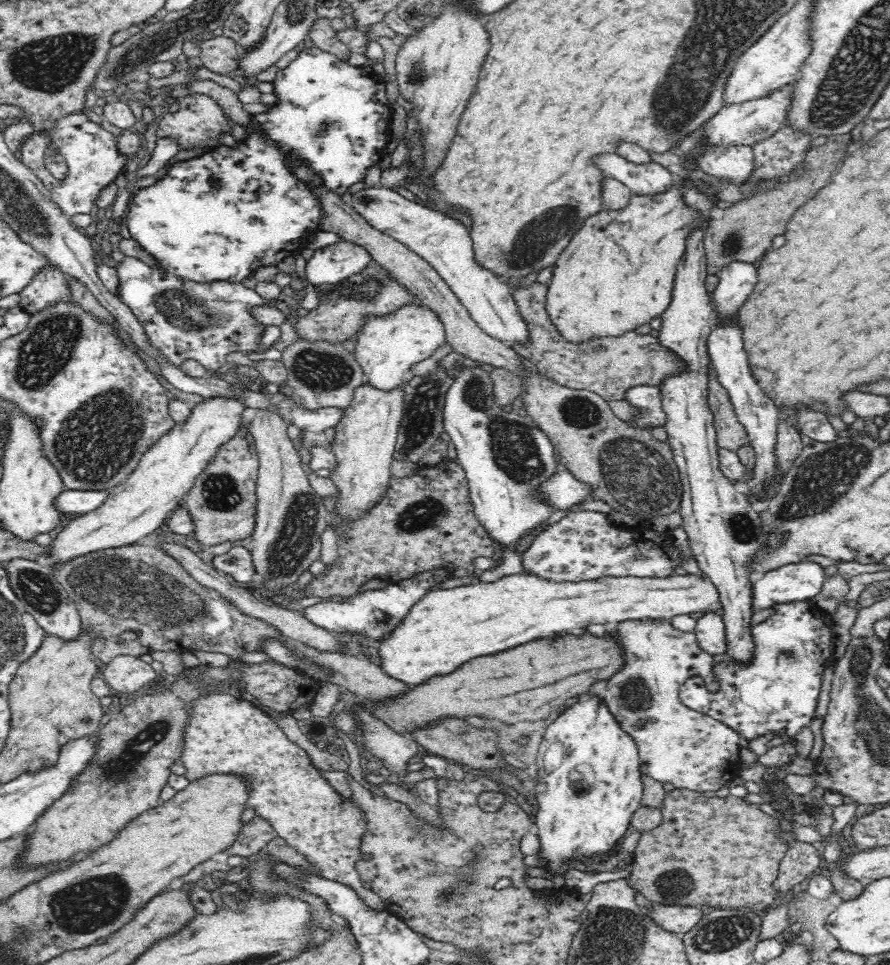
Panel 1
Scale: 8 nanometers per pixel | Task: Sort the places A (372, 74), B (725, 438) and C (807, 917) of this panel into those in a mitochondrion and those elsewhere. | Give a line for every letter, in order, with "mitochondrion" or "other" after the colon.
A: other
B: other
C: other

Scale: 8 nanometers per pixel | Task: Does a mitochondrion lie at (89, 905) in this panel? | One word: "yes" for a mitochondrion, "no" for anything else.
yes

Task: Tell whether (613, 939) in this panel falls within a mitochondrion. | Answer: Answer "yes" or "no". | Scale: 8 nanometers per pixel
yes

